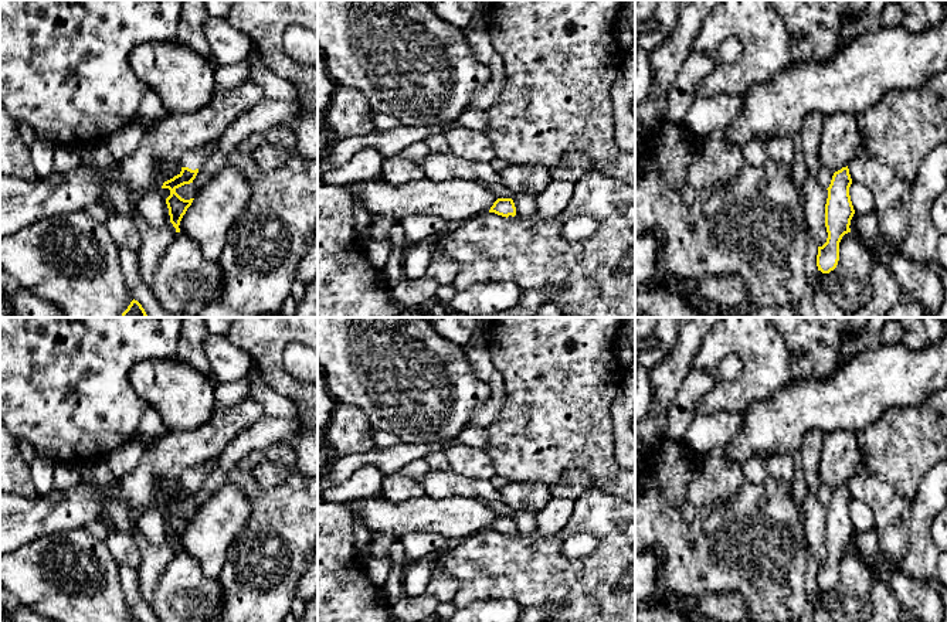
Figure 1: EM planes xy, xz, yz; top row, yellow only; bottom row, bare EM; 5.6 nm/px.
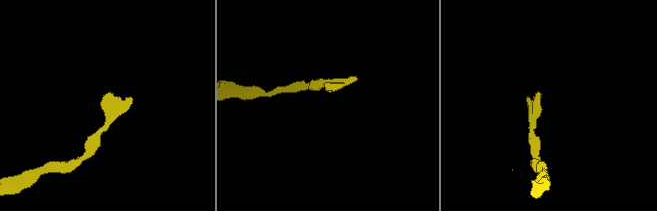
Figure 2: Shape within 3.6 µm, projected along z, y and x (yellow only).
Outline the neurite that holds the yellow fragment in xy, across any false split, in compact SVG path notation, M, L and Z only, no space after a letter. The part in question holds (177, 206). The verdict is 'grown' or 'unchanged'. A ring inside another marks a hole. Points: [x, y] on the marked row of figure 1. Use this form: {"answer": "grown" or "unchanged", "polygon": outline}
{"answer": "grown", "polygon": "M211 142L200 149L186 152L180 160L181 171L173 179L164 181L162 186L162 188L170 190L170 196L166 198L166 204L169 208L170 222L176 228L176 232L180 232L180 221L194 200L181 198L176 190L184 184L193 183L198 173L200 163L206 160L215 150L215 147L217 142Z"}

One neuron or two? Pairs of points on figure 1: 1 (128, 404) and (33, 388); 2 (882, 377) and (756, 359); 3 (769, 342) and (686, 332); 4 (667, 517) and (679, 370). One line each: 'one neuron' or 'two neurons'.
1: one neuron
2: two neurons
3: two neurons
4: two neurons

